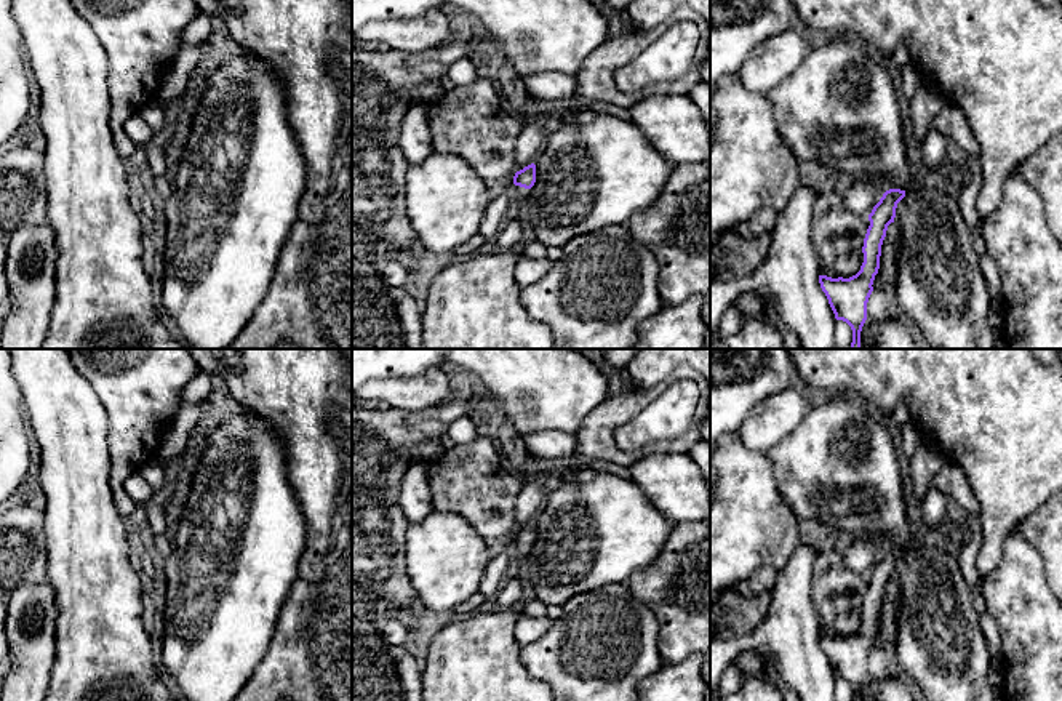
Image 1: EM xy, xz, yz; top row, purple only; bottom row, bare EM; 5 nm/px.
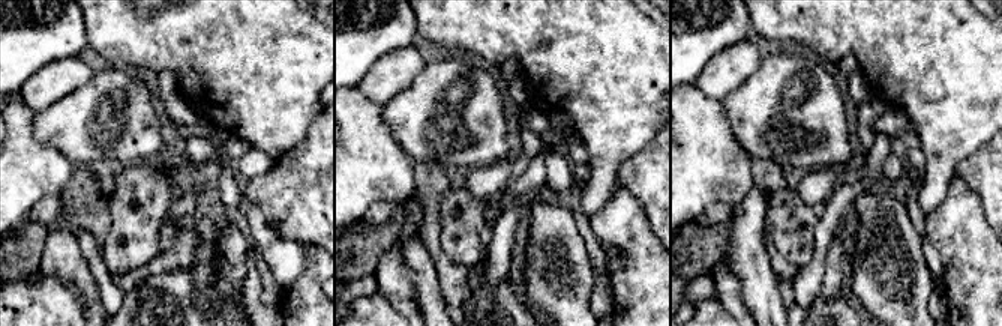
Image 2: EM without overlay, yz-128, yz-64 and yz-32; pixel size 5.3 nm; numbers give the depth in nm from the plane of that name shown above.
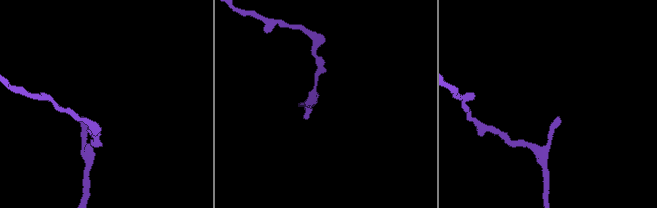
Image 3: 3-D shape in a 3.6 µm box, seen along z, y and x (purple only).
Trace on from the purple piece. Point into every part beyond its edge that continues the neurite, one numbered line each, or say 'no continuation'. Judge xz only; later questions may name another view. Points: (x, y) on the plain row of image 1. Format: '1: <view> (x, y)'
1: xz (522, 552)

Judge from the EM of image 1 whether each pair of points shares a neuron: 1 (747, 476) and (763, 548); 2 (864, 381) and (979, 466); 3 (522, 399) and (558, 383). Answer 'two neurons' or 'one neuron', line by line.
1: one neuron
2: one neuron
3: one neuron

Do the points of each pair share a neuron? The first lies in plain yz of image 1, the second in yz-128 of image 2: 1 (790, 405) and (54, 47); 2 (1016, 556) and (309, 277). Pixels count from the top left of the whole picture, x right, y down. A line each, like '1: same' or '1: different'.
1: different
2: same

